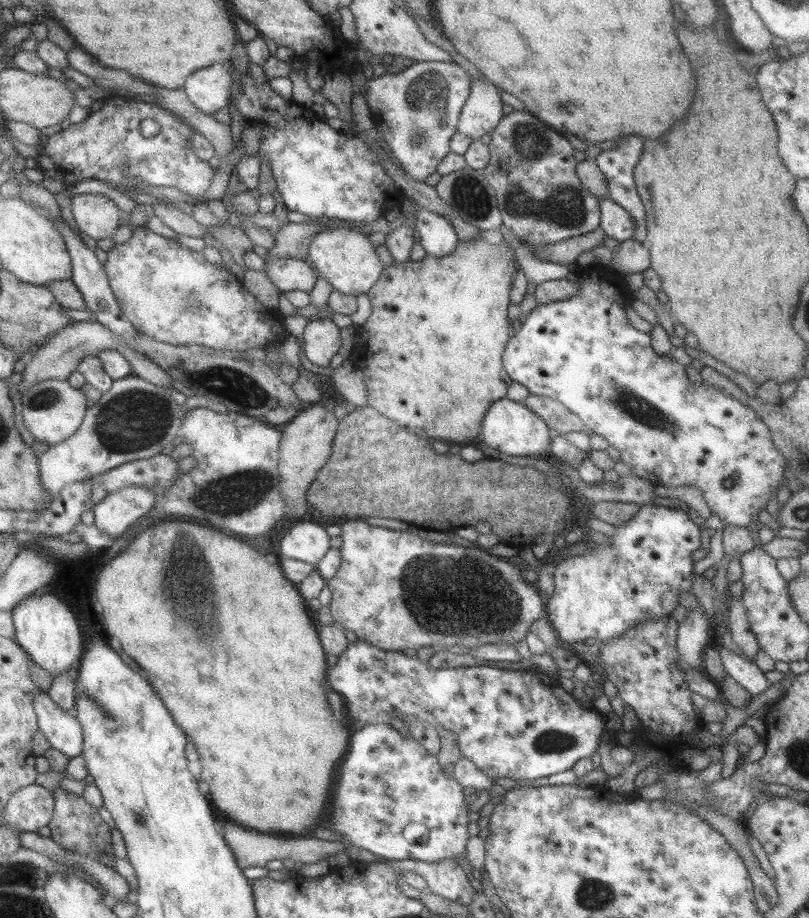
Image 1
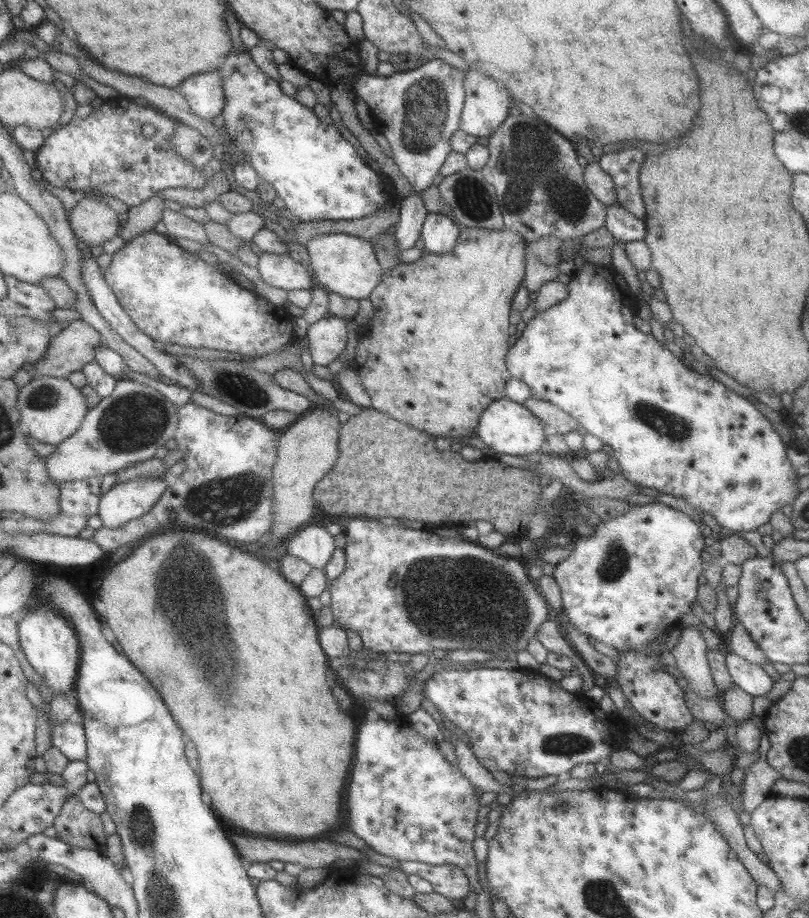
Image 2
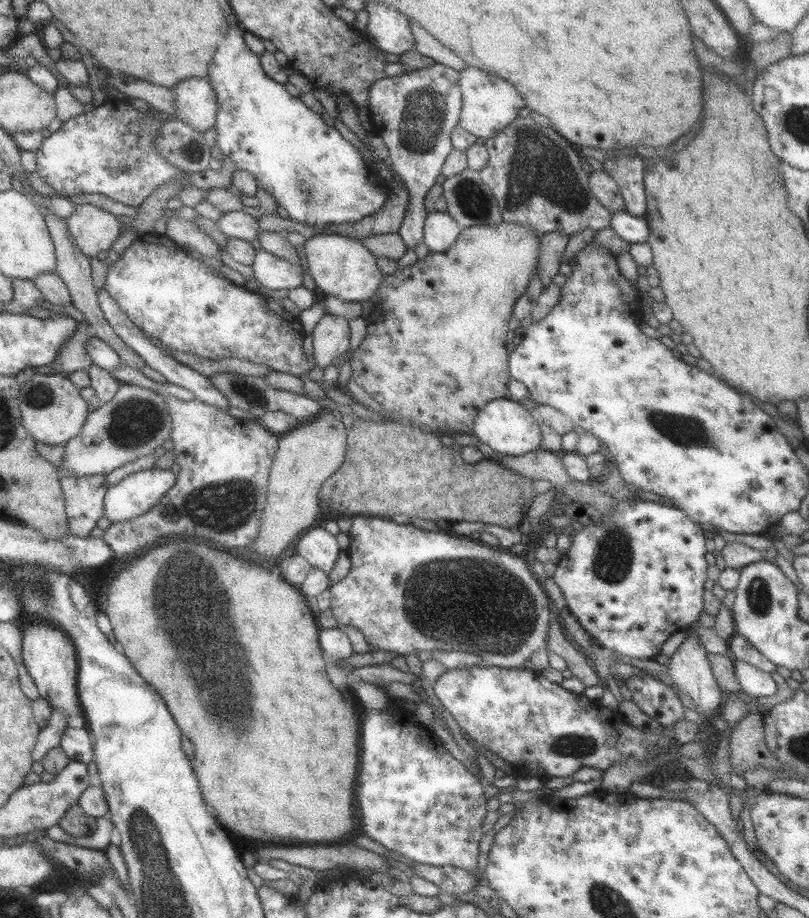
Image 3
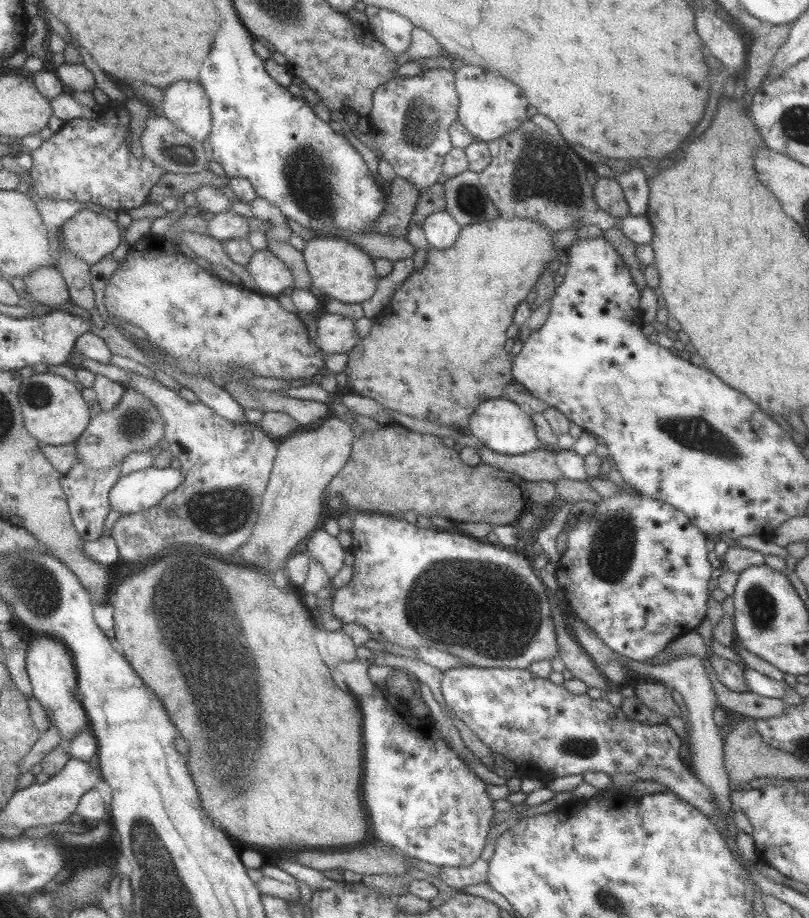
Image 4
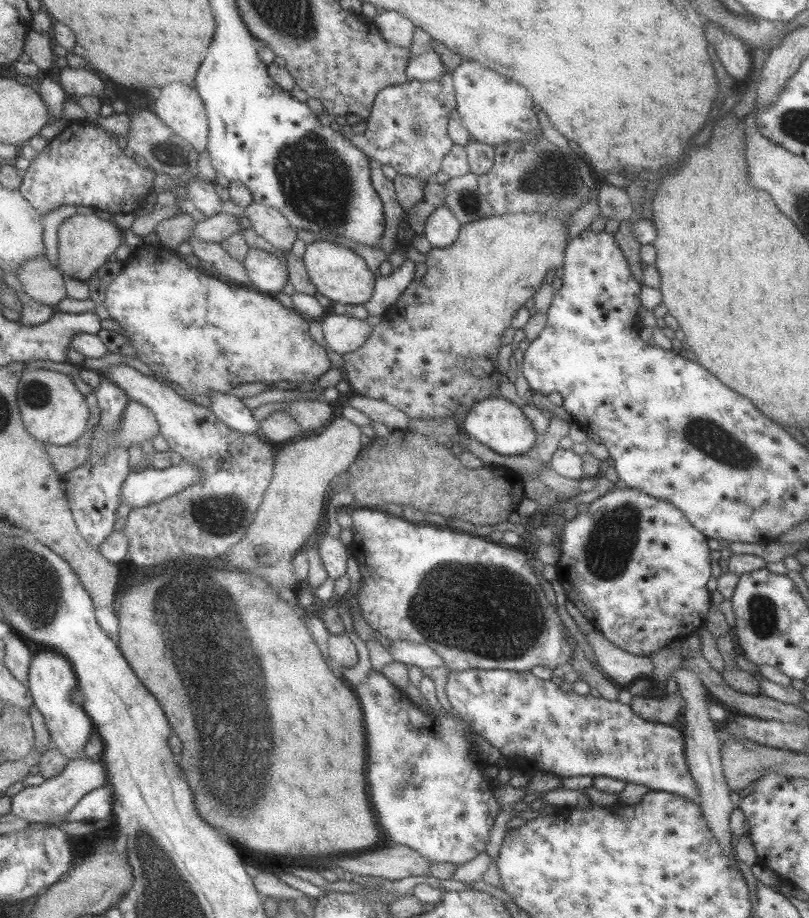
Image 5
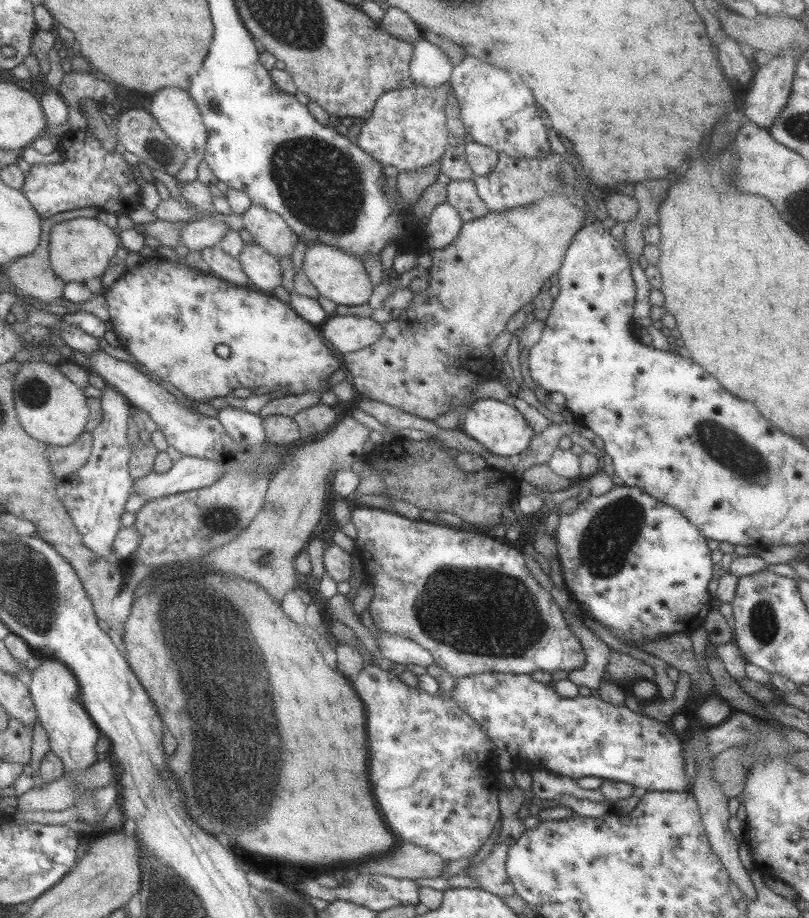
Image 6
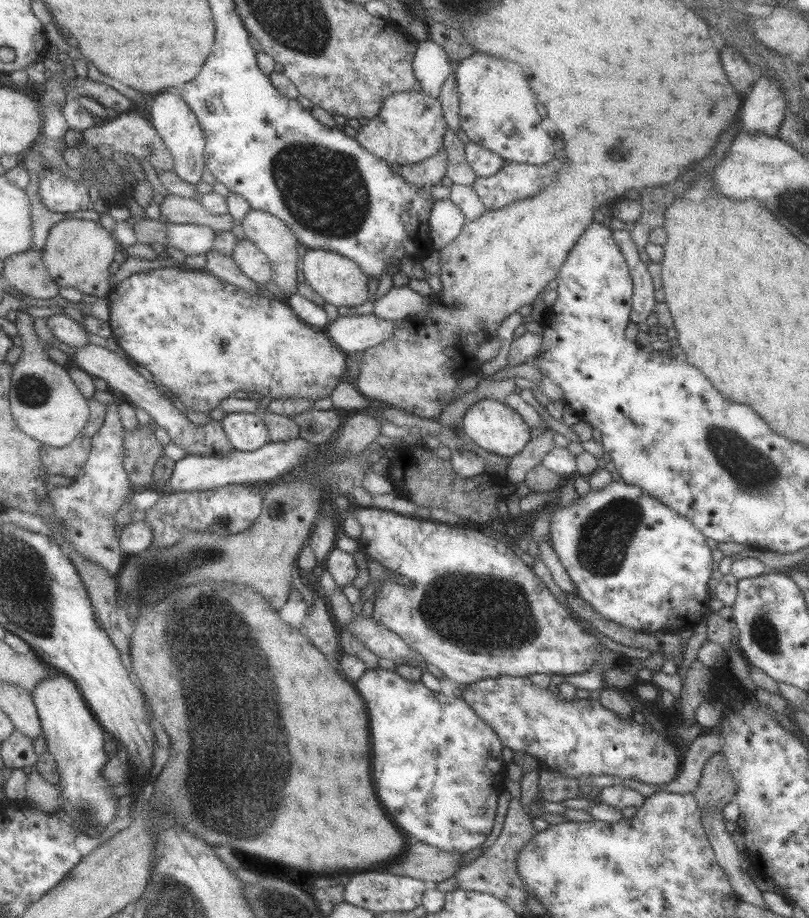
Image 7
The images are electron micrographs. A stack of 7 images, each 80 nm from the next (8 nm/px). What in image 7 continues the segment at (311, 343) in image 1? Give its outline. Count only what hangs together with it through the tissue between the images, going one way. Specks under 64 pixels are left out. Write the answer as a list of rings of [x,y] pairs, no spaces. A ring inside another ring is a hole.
[[[373,314],[338,316],[327,326],[327,337],[344,353],[356,353],[393,336],[395,322],[381,320]]]

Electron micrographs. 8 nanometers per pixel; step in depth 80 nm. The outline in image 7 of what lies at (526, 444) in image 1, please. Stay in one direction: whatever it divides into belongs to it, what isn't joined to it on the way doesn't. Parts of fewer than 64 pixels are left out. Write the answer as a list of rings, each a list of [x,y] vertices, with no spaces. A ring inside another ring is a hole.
[[[491,398],[480,399],[473,405],[469,405],[461,420],[461,430],[464,436],[487,452],[499,456],[512,457],[527,444],[530,439],[530,427],[513,408],[505,403],[491,400]]]

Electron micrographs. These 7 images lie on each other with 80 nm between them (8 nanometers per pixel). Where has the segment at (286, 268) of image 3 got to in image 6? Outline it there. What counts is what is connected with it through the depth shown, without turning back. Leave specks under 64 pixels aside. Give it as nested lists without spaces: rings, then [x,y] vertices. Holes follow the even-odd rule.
[[[244,243],[237,256],[237,262],[253,288],[259,292],[270,293],[281,285],[282,271],[279,261],[271,257],[255,243]]]

